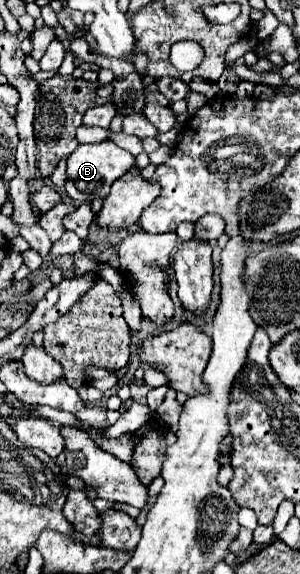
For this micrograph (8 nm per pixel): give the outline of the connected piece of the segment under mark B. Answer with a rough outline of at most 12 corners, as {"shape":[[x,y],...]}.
{"shape":[[113,141],[79,145],[67,159],[67,195],[105,199],[135,157]]}

